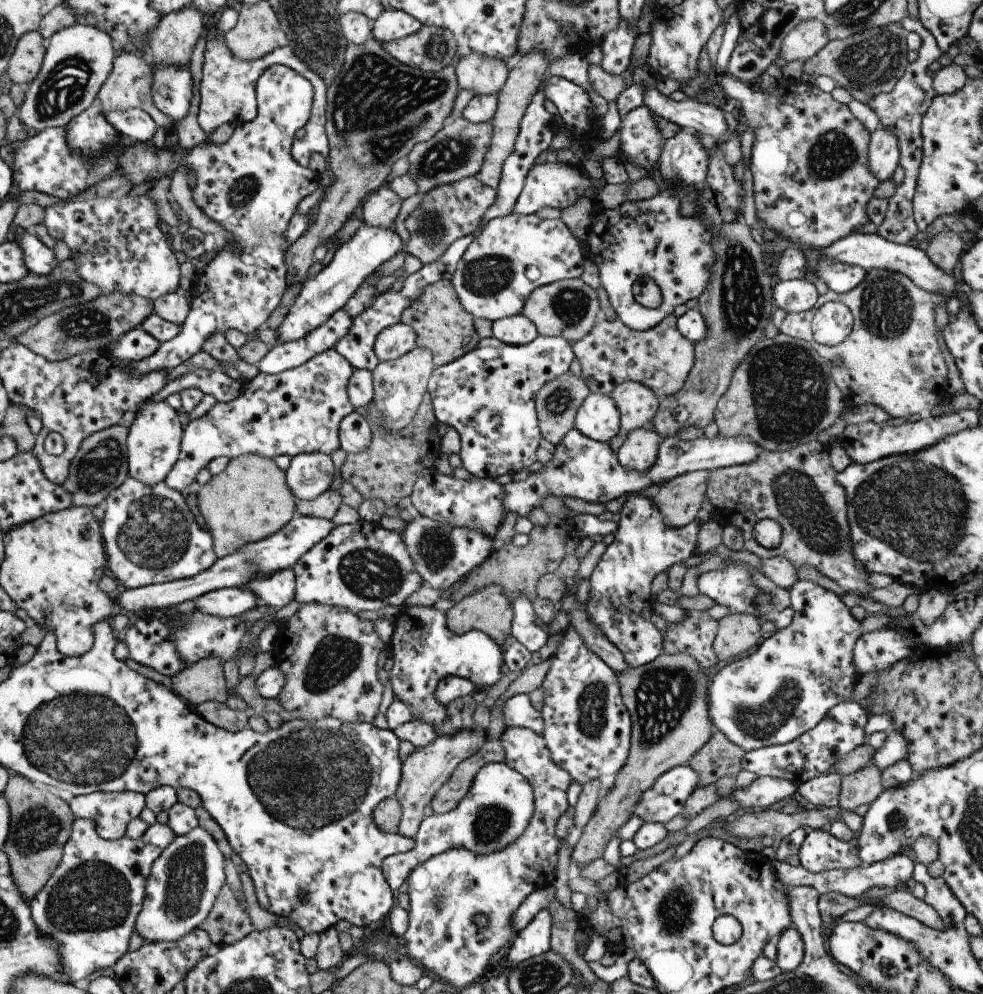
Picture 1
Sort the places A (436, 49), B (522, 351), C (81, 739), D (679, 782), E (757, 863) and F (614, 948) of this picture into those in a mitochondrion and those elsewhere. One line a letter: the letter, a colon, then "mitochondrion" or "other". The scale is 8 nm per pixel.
A: mitochondrion
B: other
C: mitochondrion
D: other
E: other
F: other

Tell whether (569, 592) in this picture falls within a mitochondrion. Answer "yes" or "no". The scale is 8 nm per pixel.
no

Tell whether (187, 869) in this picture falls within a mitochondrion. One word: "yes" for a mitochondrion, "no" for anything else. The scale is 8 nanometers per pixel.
yes

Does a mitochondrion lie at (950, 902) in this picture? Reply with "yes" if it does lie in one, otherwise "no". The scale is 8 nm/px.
no

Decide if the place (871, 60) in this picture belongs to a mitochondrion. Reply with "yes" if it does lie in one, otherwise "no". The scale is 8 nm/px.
yes

